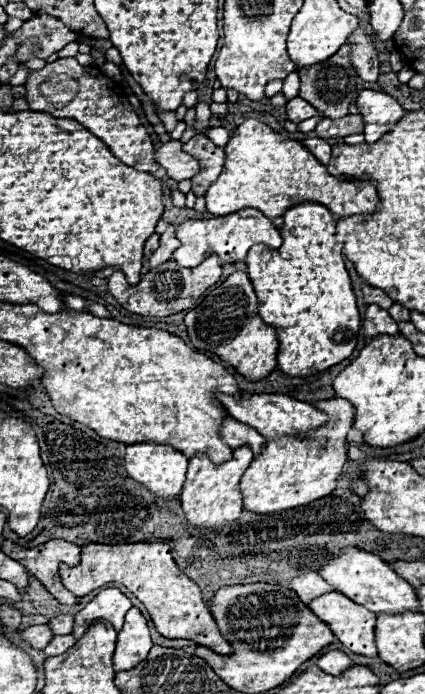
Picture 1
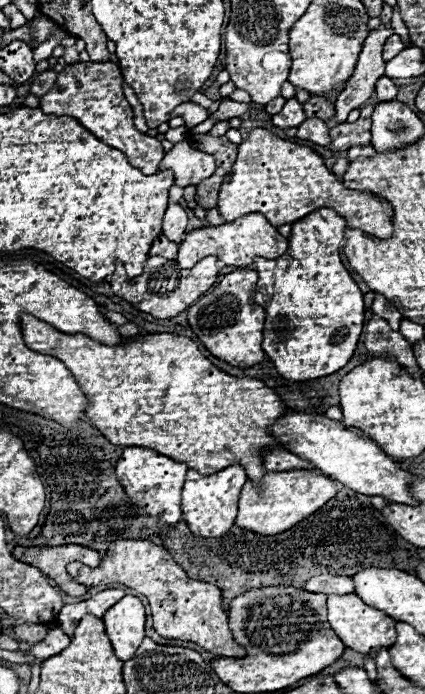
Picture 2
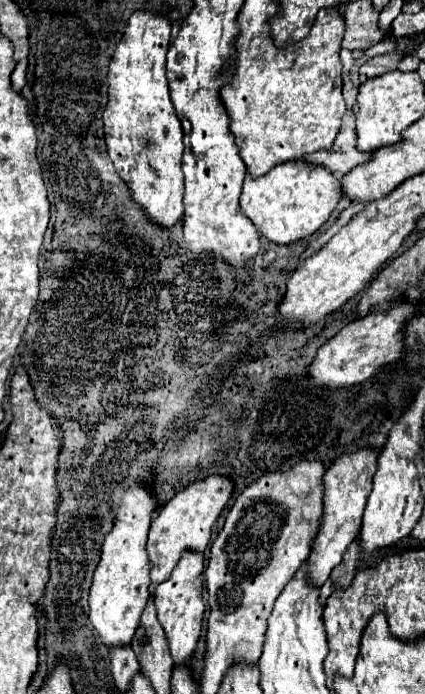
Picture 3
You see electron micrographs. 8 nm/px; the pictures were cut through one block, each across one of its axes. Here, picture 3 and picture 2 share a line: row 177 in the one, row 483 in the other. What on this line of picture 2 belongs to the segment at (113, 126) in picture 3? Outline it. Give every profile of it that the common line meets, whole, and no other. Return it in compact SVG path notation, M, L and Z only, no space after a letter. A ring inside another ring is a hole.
M130 446L124 448L118 464L116 464L116 476L130 500L146 512L146 516L158 518L170 526L176 526L182 520L182 510L180 510L180 492L184 484L184 476L188 472L188 466L182 462L176 462L172 458L160 456L154 450Z

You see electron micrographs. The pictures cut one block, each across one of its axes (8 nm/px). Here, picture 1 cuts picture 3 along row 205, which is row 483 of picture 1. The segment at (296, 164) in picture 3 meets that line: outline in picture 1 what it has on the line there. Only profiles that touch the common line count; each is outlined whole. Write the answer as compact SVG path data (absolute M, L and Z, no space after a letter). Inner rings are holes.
M332 398L316 404L318 410L330 416L330 424L318 428L314 436L306 438L278 438L266 440L266 448L262 456L254 458L250 468L244 472L240 480L244 508L254 514L274 514L290 508L298 508L328 496L342 474L342 466L346 462L346 434L352 428L354 406L344 398Z

